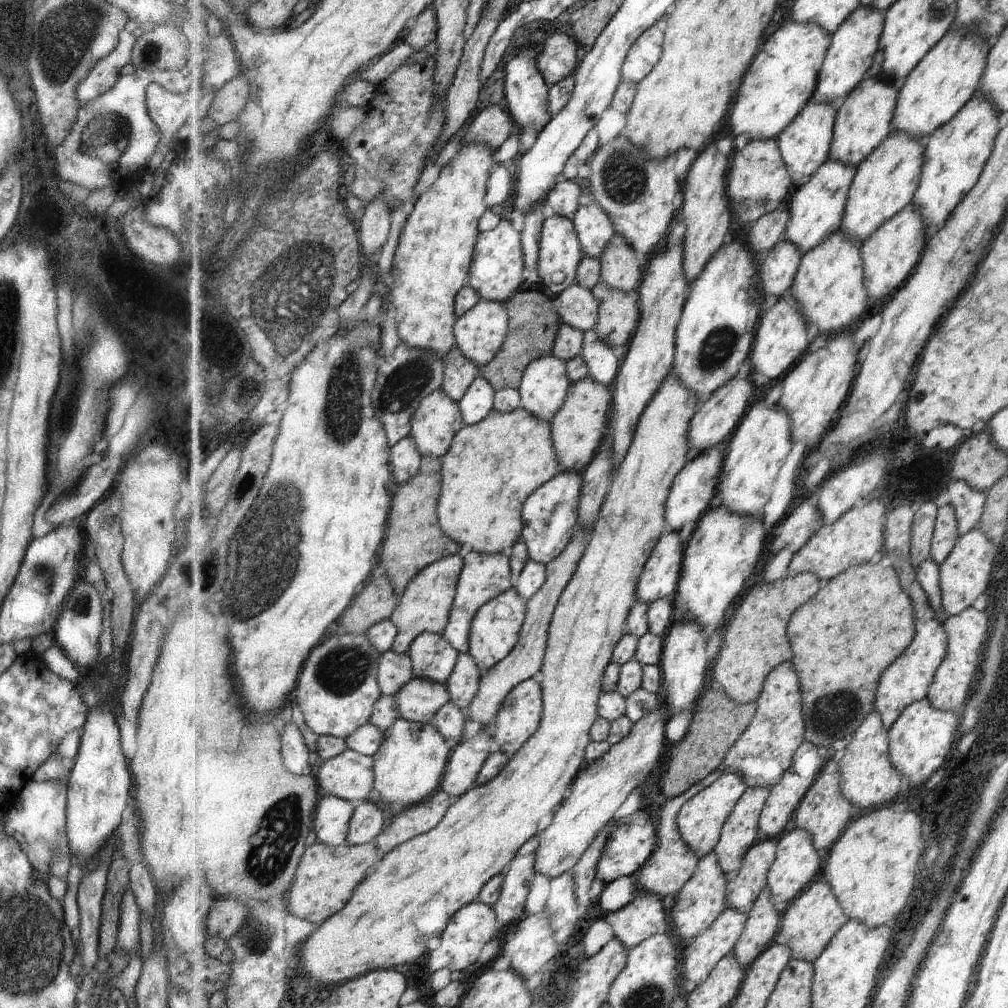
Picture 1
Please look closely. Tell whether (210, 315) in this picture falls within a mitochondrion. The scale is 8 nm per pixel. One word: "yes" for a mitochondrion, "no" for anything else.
no

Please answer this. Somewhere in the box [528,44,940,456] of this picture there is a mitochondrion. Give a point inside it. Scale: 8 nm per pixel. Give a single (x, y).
(622, 177)

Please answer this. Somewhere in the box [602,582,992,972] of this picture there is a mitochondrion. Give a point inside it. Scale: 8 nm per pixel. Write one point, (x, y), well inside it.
(834, 713)

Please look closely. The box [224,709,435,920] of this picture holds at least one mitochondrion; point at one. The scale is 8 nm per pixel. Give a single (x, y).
(276, 837)

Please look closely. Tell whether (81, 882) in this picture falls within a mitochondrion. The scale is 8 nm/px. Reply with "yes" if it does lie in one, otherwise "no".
no

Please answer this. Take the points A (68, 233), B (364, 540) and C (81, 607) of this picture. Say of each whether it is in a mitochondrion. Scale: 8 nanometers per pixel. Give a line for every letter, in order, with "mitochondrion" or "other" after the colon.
A: other
B: other
C: mitochondrion

